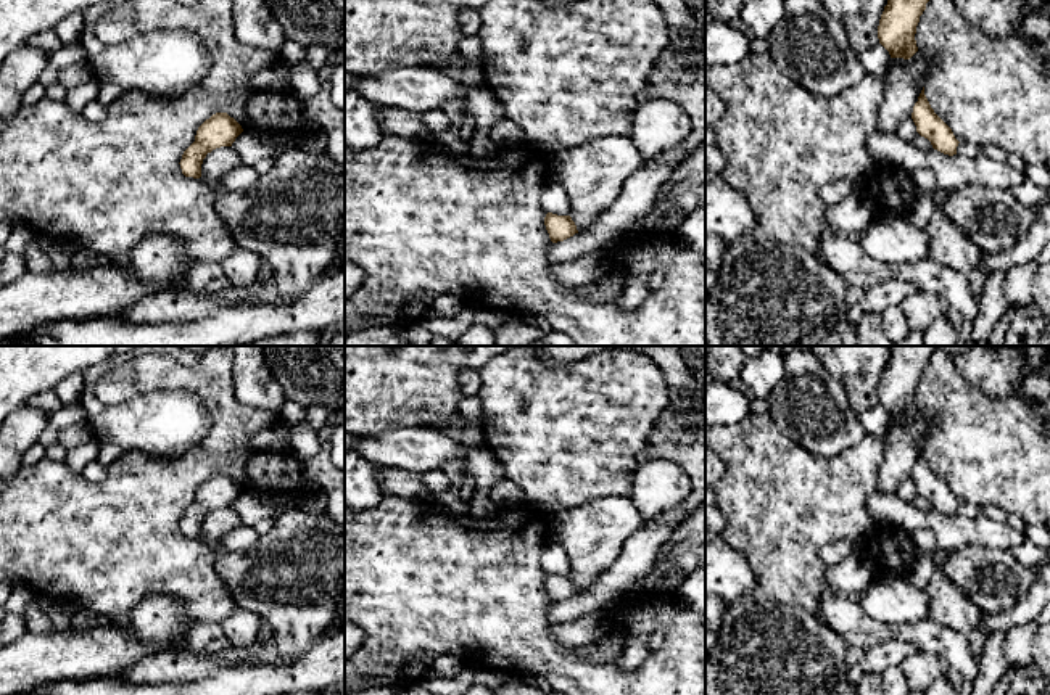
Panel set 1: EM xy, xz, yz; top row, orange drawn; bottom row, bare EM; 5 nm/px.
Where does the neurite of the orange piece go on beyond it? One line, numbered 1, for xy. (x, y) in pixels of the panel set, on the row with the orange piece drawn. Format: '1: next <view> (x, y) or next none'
1: next none

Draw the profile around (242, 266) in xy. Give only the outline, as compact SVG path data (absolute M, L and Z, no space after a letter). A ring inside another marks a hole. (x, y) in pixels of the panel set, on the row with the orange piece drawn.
M235 246L221 262L232 291L250 288L261 272L261 259L250 249Z

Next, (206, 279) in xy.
M196 262L190 265L179 285L200 296L232 293L232 286L219 262Z

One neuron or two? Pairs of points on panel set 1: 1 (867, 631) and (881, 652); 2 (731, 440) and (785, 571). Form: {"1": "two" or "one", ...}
{"1": "two", "2": "one"}

